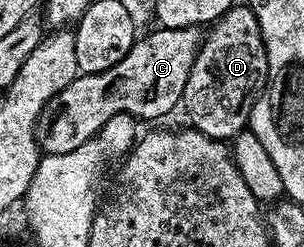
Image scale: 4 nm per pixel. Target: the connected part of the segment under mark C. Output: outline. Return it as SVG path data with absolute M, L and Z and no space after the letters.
M194 25L174 29L160 27L157 30L146 36L143 34L114 67L102 72L79 74L46 105L36 125L36 139L43 154L64 154L74 151L84 141L97 134L113 115L126 112L145 121L162 117L181 104L186 80L189 79L190 69L197 57L204 33L199 26Z

